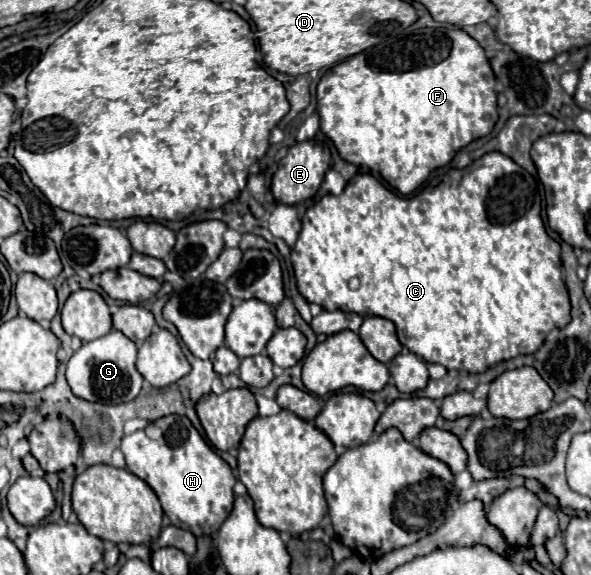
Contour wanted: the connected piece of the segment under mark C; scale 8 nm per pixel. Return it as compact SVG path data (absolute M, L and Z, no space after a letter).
M490 151L476 159L470 167L460 169L456 173L448 173L436 187L424 187L422 191L414 193L412 197L396 195L394 191L386 189L380 181L372 175L356 175L348 181L340 195L324 195L318 203L314 203L304 219L302 231L298 235L296 245L292 247L292 265L298 283L298 291L310 301L322 305L328 311L354 311L362 317L378 315L386 317L396 325L398 339L404 347L408 347L414 355L424 359L426 363L440 363L446 369L464 369L468 373L484 373L488 367L496 365L498 361L514 359L518 355L536 353L536 349L544 343L544 337L554 327L564 327L570 321L570 299L568 289L562 281L562 263L560 263L560 245L548 235L546 227L540 217L540 193L538 185L532 175L528 175L520 165L516 165L510 157L504 157L498 151Z

